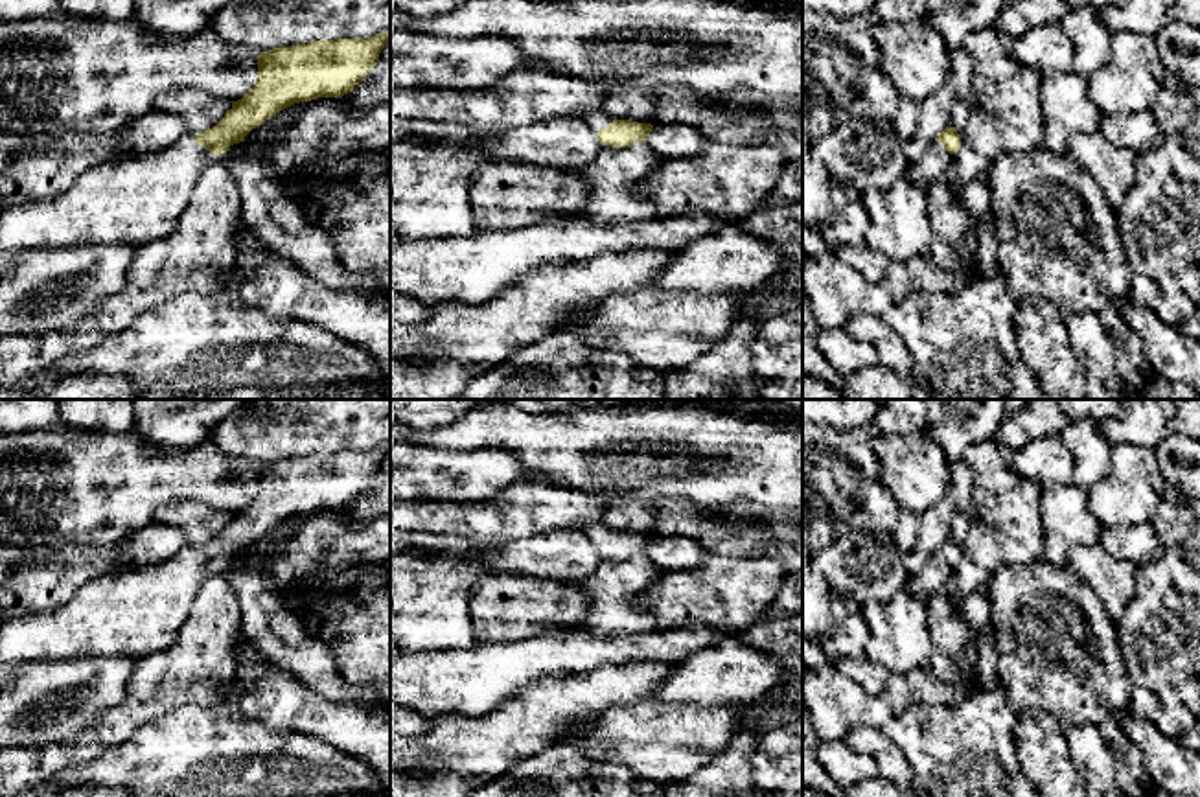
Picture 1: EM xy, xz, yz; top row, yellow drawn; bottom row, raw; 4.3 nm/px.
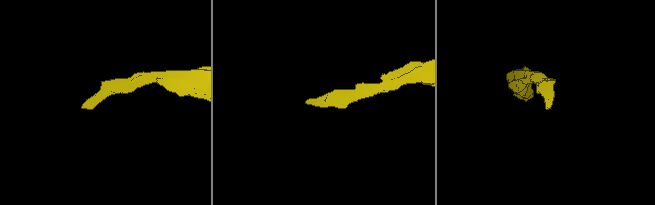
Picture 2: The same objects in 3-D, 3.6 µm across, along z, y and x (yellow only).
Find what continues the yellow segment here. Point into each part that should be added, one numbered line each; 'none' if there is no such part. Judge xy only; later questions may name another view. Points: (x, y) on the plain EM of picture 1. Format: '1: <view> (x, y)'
1: xy (138, 612)

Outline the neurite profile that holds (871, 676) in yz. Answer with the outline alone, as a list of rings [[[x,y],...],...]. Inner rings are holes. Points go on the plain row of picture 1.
[[[867,657],[861,661],[837,659],[832,664],[858,681],[871,694],[880,694],[891,677],[887,668],[869,661]]]

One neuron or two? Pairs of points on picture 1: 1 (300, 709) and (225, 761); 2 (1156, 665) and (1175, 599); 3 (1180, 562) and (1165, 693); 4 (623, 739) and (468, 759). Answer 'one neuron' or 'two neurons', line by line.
1: two neurons
2: one neuron
3: one neuron
4: two neurons

